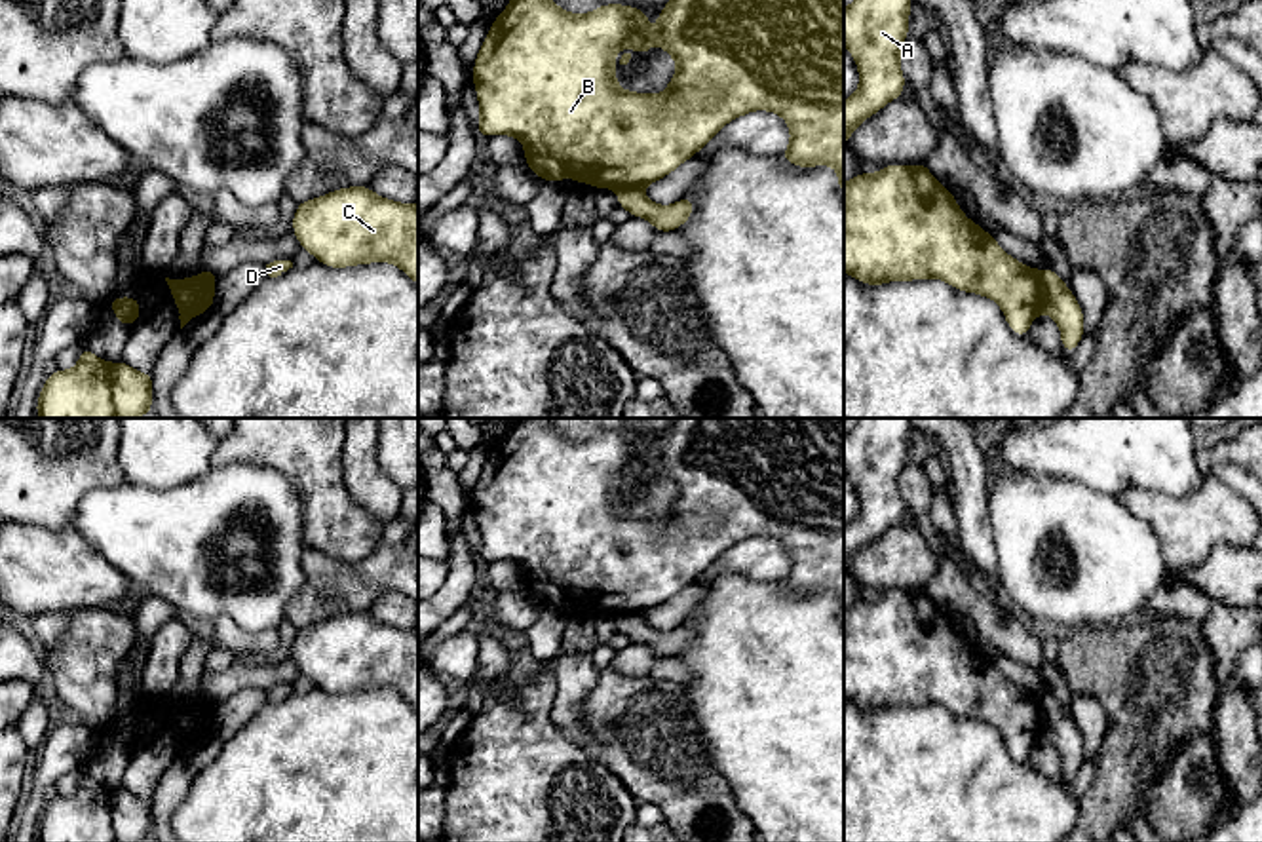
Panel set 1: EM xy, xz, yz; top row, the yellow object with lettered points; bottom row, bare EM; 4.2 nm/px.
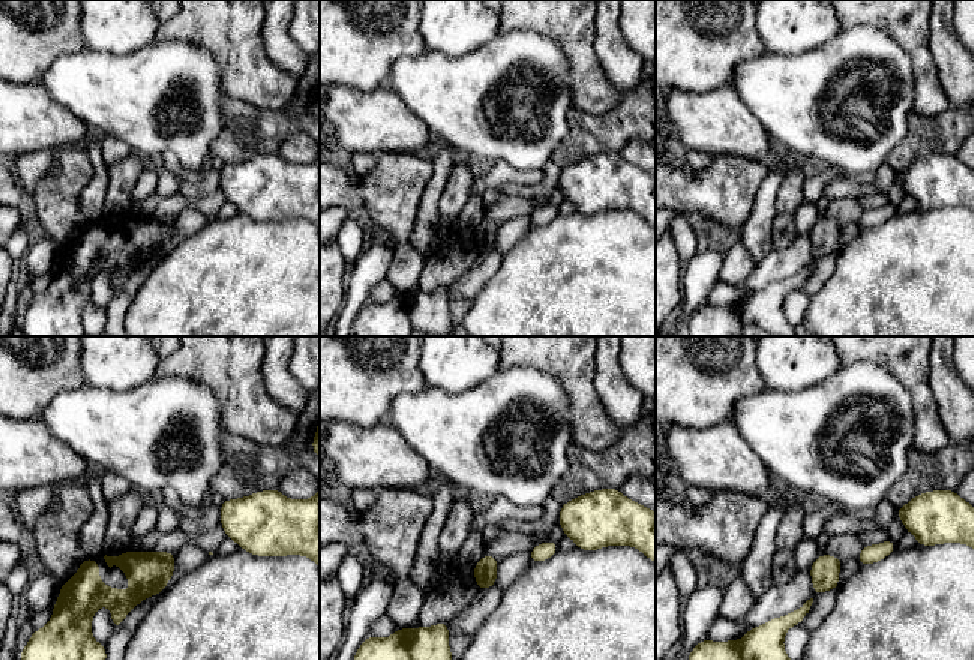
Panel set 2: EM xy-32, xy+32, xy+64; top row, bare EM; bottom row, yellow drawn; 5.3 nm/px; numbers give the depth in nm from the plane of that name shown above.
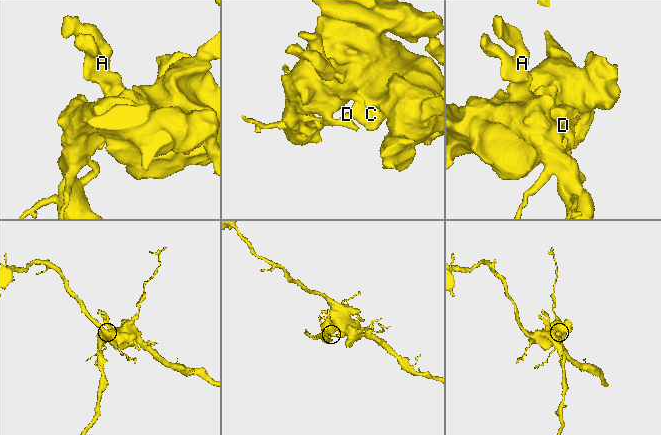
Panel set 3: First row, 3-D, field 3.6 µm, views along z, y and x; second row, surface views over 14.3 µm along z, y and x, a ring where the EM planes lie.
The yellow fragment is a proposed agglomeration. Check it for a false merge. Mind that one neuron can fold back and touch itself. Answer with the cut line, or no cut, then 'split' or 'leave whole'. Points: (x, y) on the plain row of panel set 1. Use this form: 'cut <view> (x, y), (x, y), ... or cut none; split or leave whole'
cut xy (120, 787), (113, 799), (113, 833), (116, 841); split

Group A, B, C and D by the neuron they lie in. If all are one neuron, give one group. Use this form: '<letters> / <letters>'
A B C / D

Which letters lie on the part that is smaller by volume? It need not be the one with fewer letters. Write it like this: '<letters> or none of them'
D

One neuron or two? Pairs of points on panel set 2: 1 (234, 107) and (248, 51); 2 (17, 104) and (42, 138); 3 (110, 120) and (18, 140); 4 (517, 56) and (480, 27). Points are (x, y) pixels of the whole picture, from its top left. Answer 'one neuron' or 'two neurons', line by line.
1: two neurons
2: one neuron
3: two neurons
4: two neurons

